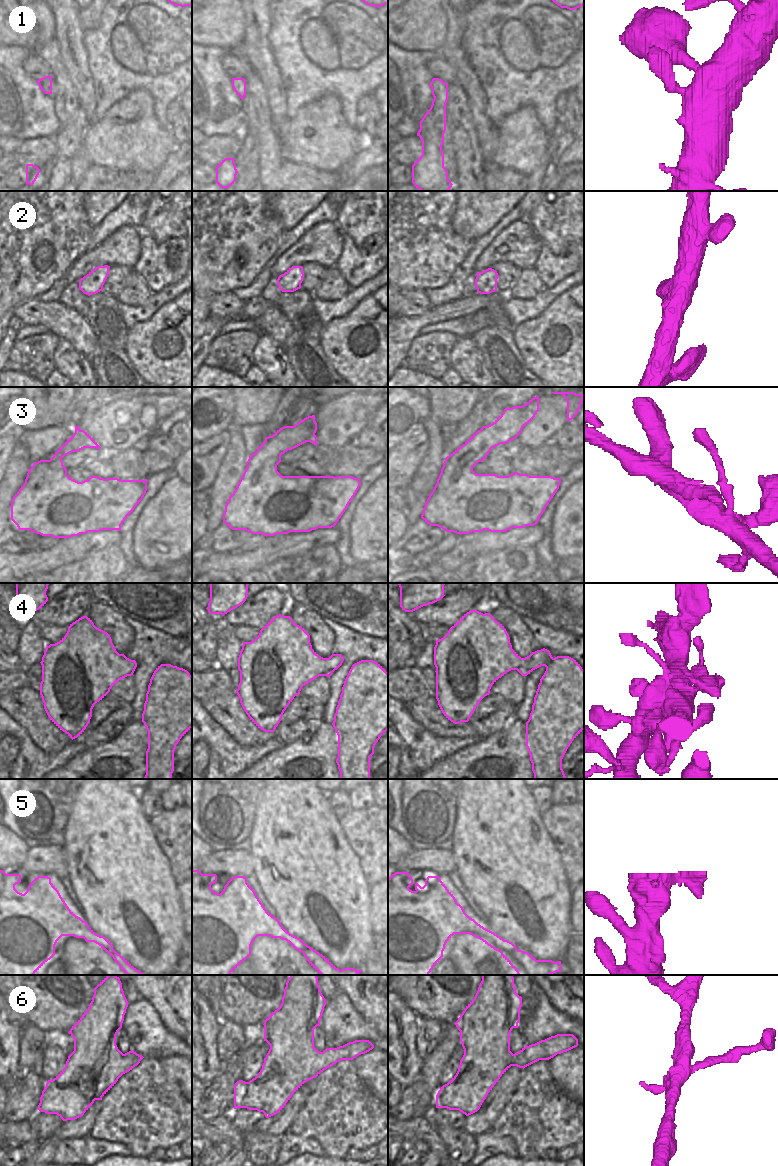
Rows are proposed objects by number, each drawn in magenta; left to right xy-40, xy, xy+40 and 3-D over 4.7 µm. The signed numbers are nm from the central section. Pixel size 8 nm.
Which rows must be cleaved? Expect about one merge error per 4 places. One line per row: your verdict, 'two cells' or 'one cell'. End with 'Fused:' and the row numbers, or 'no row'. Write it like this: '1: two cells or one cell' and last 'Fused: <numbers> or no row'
1: one cell
2: one cell
3: one cell
4: one cell
5: one cell
6: one cell
Fused: no row

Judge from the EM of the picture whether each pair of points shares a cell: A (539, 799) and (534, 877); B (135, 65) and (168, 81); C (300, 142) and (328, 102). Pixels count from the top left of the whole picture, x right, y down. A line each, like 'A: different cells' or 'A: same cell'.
A: different cells
B: different cells
C: same cell

